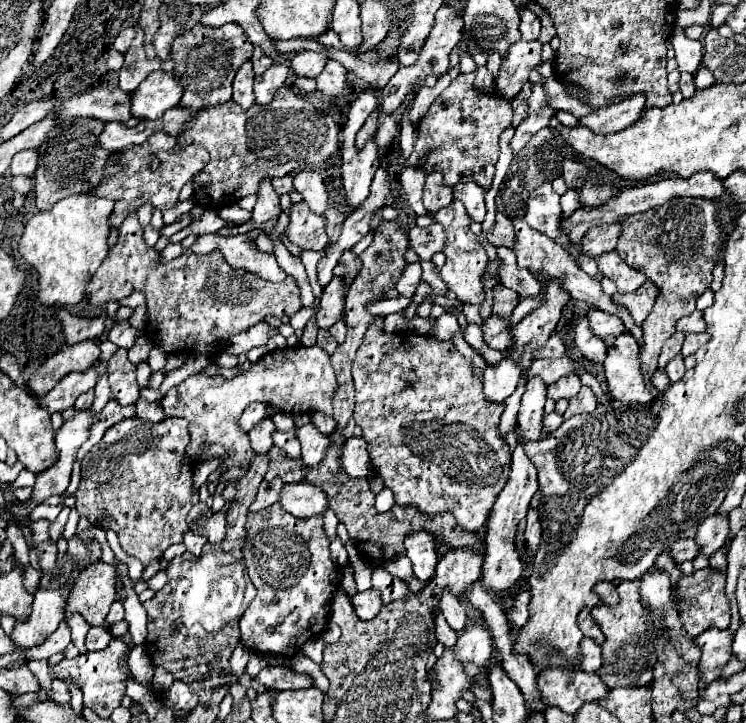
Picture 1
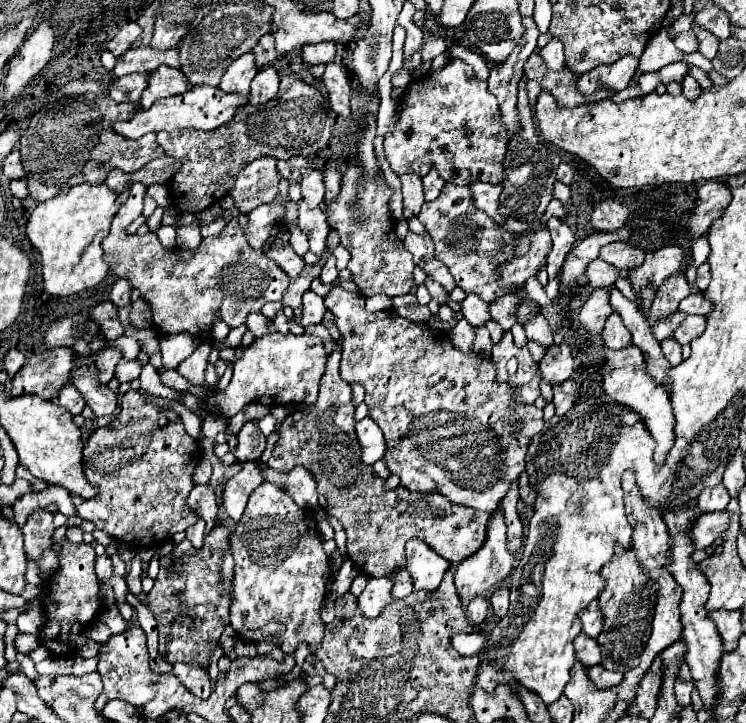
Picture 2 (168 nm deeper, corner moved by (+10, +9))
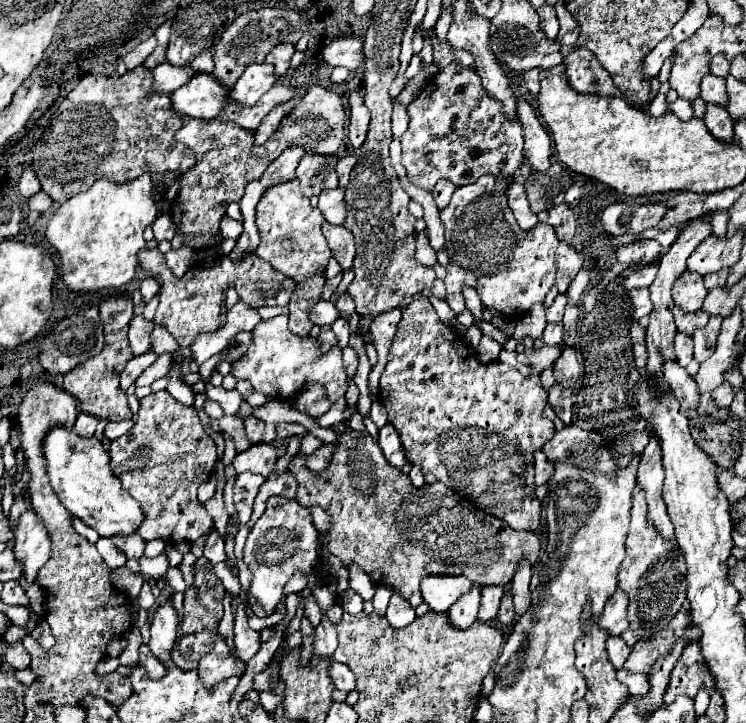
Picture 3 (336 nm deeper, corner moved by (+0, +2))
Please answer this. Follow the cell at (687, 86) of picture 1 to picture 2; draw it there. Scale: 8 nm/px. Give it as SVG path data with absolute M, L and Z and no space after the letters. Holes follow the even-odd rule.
M683 76L681 86L683 86L683 96L685 96L687 100L695 100L695 98L701 94L701 88L699 88L697 80L691 78L691 76Z

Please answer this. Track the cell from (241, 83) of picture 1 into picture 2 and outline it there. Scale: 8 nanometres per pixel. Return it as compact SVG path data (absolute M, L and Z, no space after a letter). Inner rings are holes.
M247 52L243 56L239 56L223 74L219 88L223 92L233 92L233 94L249 94L249 84L253 80L253 76L257 74L257 66L255 66L255 56L253 52Z

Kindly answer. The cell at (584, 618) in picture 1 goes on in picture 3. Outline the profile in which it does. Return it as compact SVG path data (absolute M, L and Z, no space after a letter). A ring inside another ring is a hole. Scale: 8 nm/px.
M617 589L605 603L603 613L599 617L599 627L607 629L611 635L621 635L627 627L629 627L629 619L627 619L627 595Z

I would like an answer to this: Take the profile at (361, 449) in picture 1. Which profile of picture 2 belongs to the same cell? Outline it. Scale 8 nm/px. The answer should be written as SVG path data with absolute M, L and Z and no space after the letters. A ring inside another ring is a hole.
M371 418L359 420L355 424L355 434L357 434L359 446L361 446L361 462L373 464L383 458L383 454L385 454L383 432Z

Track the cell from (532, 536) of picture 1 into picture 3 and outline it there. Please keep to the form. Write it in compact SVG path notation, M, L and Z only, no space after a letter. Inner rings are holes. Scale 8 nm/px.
M539 449L539 453L535 455L535 483L545 485L551 475L553 475L553 465L547 461L547 455Z

